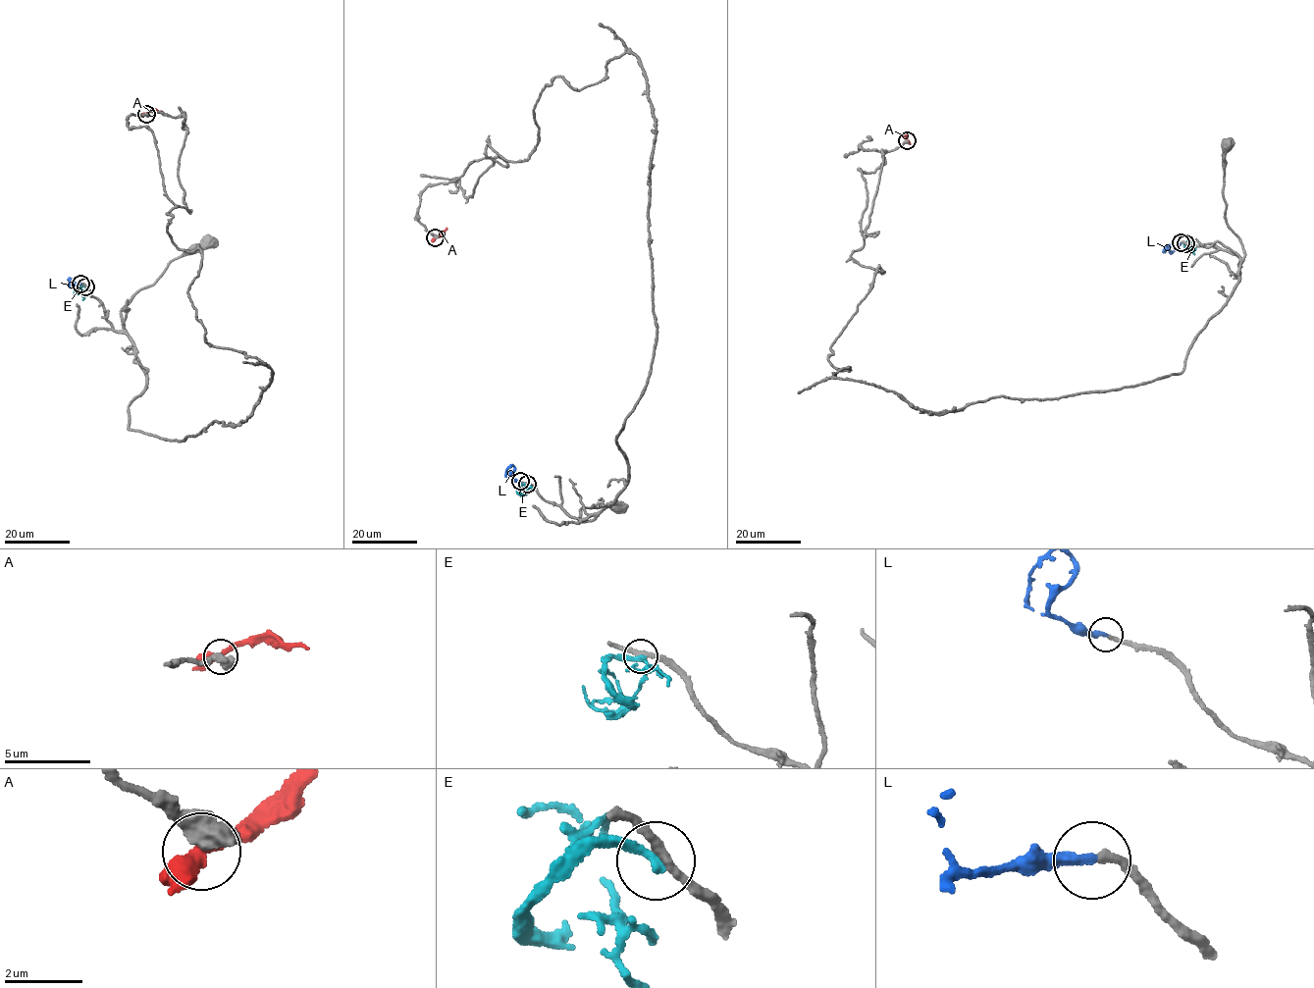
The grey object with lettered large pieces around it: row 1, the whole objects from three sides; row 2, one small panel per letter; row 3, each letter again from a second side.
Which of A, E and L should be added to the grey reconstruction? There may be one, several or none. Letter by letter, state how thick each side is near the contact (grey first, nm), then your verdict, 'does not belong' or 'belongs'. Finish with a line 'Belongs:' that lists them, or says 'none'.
A: 650/360 nm | does not belong
E: 260/300 nm | does not belong
L: 200/280 nm | belongs
Belongs: L

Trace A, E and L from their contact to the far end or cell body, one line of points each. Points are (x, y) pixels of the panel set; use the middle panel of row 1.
A: (435, 238), (446, 227)
E: (527, 485), (522, 484), (520, 490), (524, 493), (529, 487), (533, 490)
L: (520, 481), (509, 476), (513, 465), (506, 468), (506, 477)

